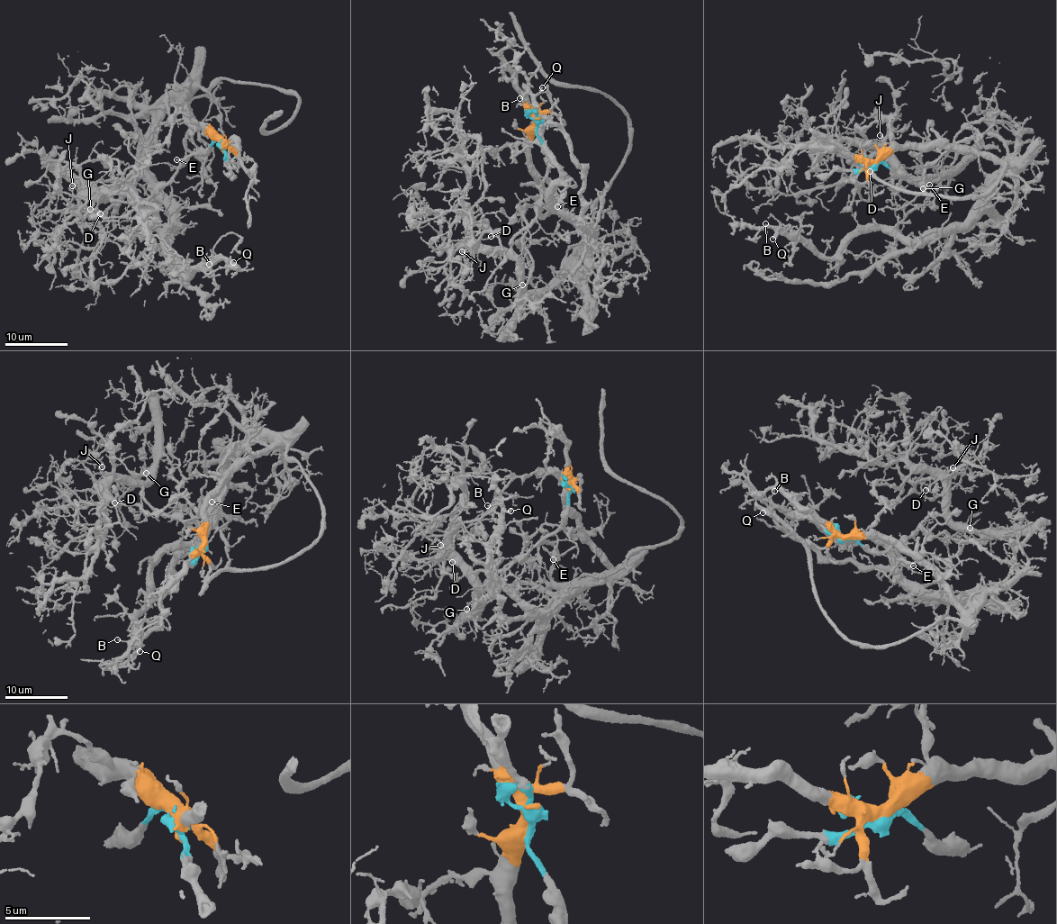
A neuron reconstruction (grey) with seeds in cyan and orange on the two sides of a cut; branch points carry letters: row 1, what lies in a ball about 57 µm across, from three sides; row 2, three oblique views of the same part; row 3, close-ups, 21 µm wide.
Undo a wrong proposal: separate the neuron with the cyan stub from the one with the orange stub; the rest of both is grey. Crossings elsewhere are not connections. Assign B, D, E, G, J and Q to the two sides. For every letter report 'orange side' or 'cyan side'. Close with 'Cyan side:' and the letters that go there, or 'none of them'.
B: orange side
D: cyan side
E: cyan side
G: cyan side
J: cyan side
Q: orange side
Cyan side: D, E, G, J

